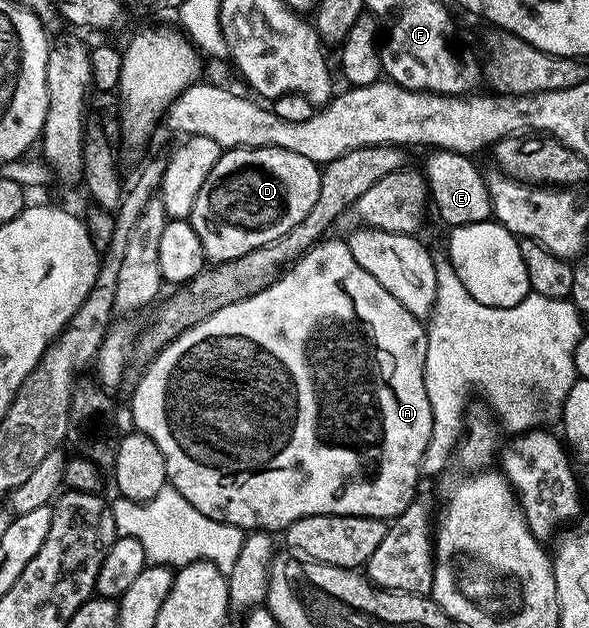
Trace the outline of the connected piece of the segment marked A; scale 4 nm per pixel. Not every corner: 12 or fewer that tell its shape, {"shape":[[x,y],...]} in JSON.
{"shape":[[324,237],[147,364],[132,424],[244,532],[391,521],[425,324]]}

